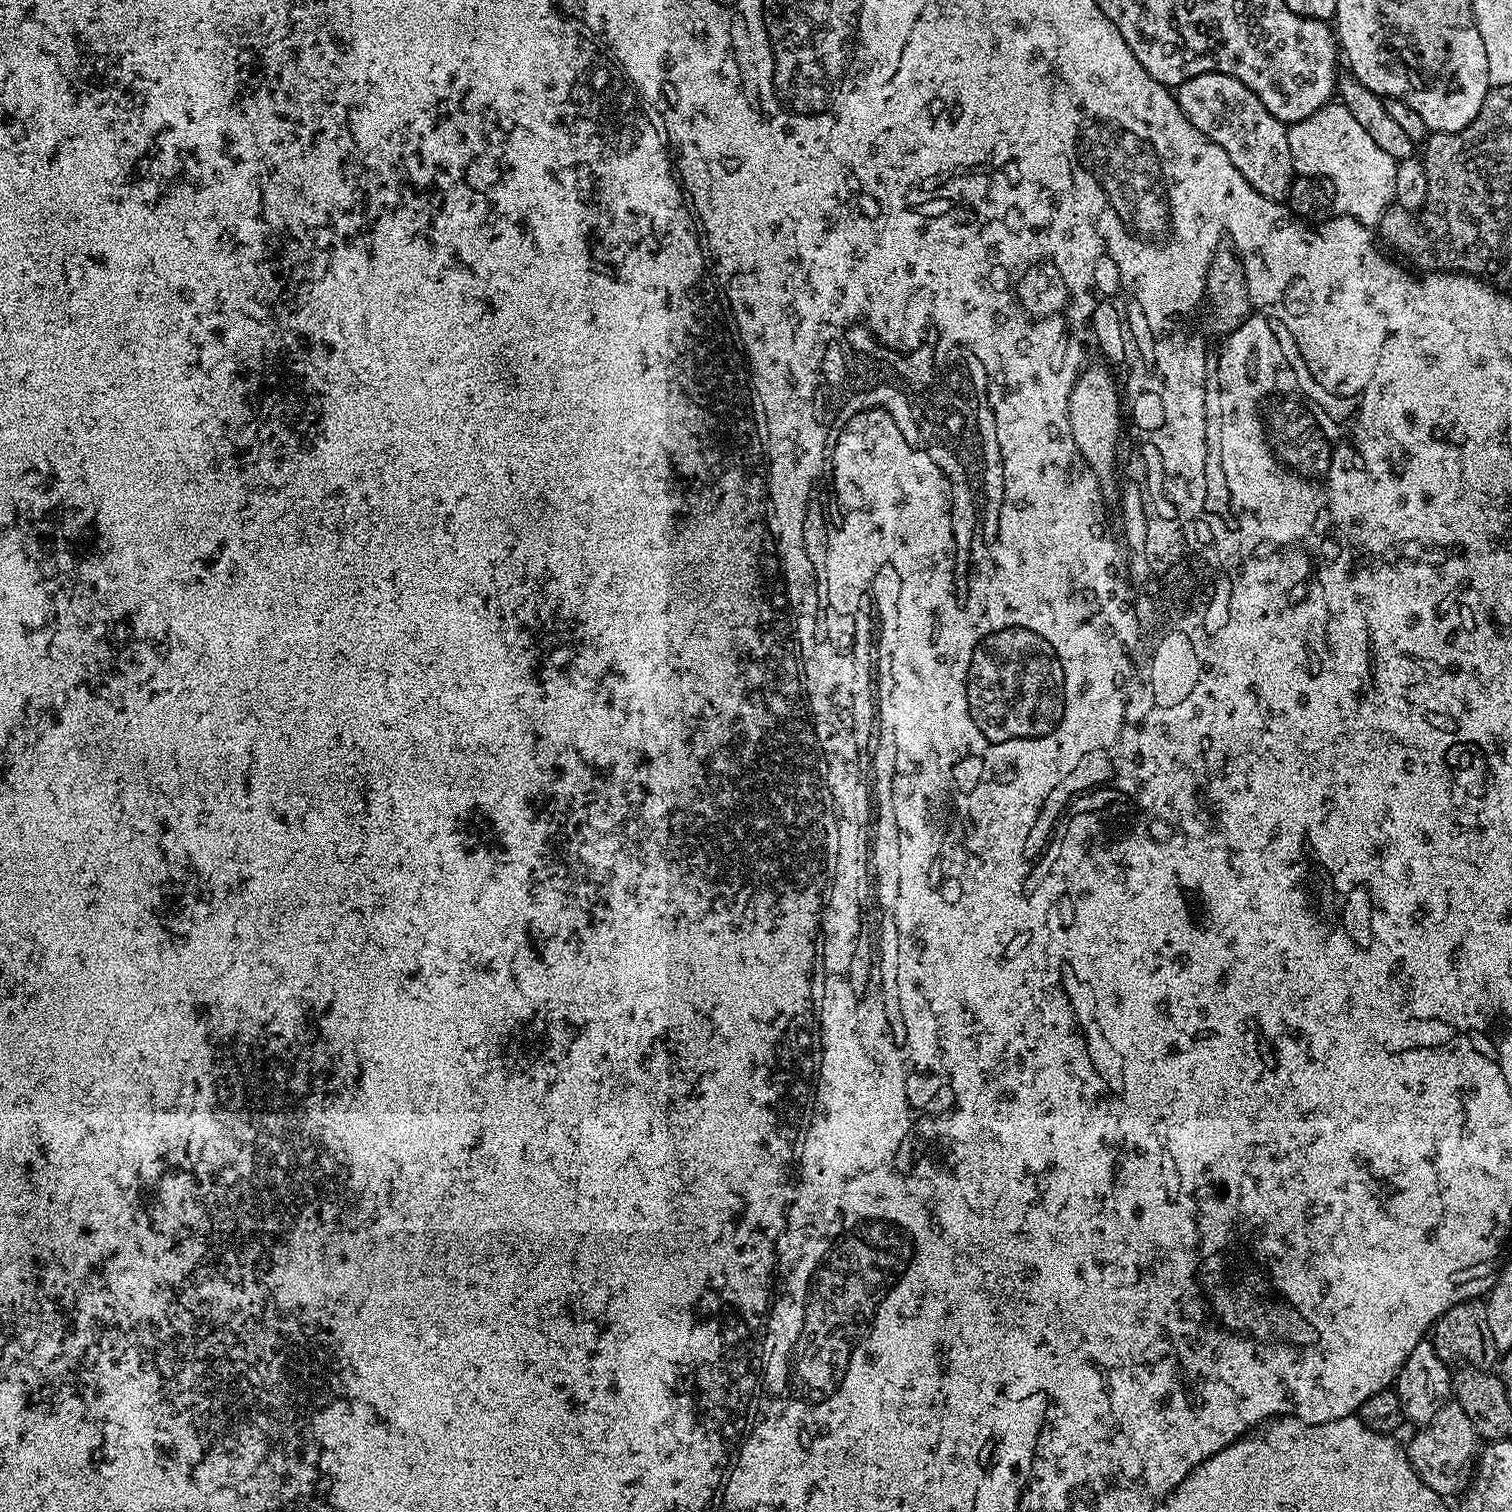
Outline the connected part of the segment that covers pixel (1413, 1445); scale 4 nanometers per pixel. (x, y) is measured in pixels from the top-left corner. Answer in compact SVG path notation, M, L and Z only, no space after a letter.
M1449 1402L1442 1410L1438 1410L1438 1414L1434 1414L1430 1423L1423 1425L1417 1432L1420 1433L1406 1444L1406 1451L1420 1481L1442 1498L1448 1498L1451 1492L1463 1493L1474 1475L1478 1449L1482 1444L1470 1418L1466 1418L1466 1410L1462 1410L1460 1404Z

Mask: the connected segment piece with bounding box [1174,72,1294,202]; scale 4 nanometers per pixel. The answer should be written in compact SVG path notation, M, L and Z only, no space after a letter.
M1207 72L1179 84L1174 95L1186 119L1230 154L1230 162L1242 170L1242 178L1246 178L1258 194L1287 201L1294 179L1287 127L1262 106L1245 84L1238 82L1238 78L1230 78L1230 74Z

